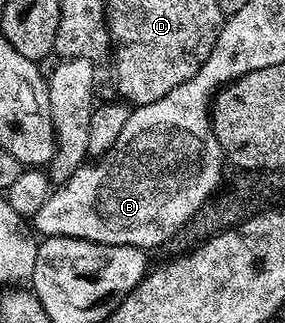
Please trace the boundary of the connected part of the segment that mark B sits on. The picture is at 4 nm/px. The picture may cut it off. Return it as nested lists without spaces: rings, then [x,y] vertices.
[[[209,61],[185,83],[180,83],[171,90],[169,94],[165,94],[163,98],[157,99],[155,102],[136,105],[130,111],[129,117],[125,119],[123,130],[119,130],[119,138],[113,140],[113,144],[106,152],[100,153],[96,157],[97,160],[81,164],[75,174],[71,174],[71,178],[60,181],[50,191],[47,202],[43,202],[43,206],[39,206],[39,210],[31,218],[31,224],[41,231],[42,237],[47,236],[66,236],[67,238],[79,238],[80,240],[90,240],[91,242],[99,242],[100,244],[126,244],[127,246],[135,246],[136,248],[144,248],[151,250],[153,246],[159,246],[163,242],[168,243],[179,229],[186,227],[204,206],[205,202],[212,199],[214,195],[213,186],[217,179],[221,176],[221,164],[223,165],[223,153],[218,144],[218,140],[214,136],[211,118],[212,98],[216,92],[231,81],[235,80],[232,76],[217,76],[217,68],[209,68]]]

